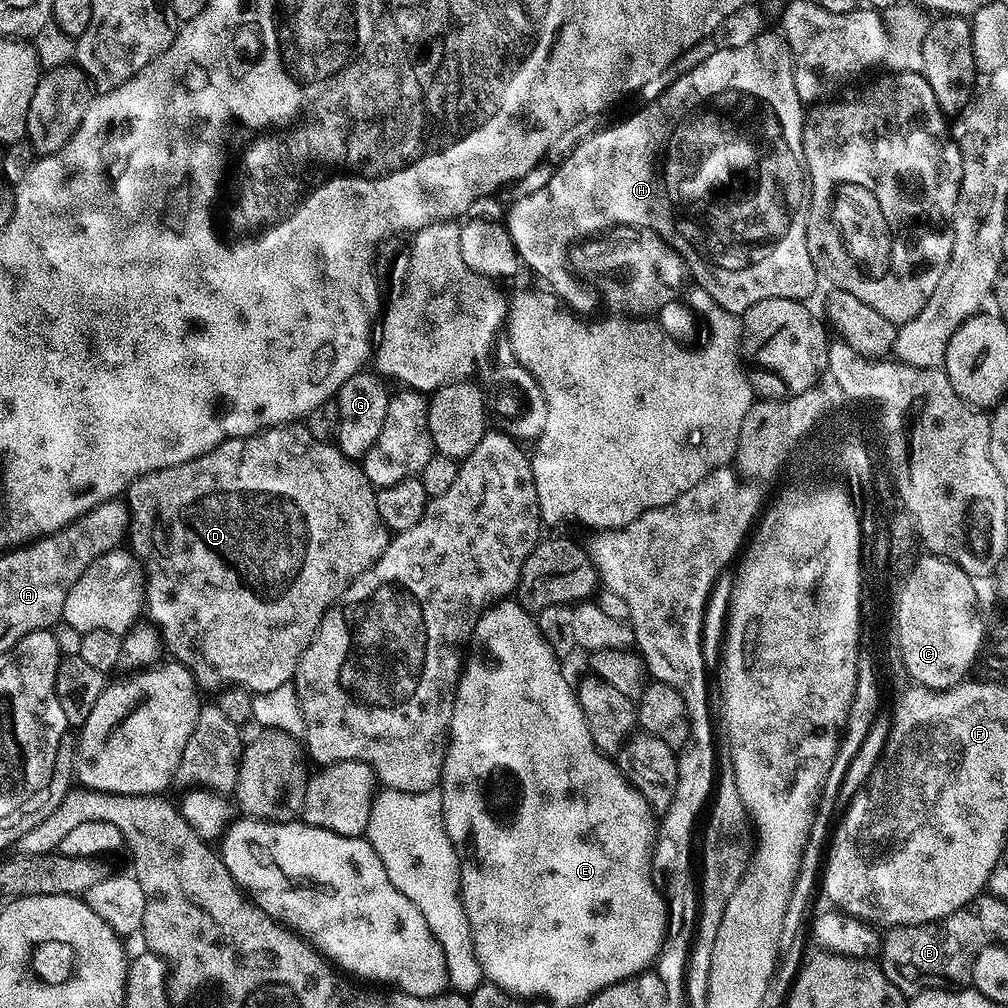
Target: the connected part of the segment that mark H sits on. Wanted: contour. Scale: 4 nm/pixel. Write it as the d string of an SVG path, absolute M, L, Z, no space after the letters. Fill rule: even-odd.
M761 34L751 40L746 46L737 48L717 47L716 52L706 58L701 65L694 67L684 77L678 78L665 90L660 97L640 106L633 116L628 116L618 124L596 133L594 136L586 136L581 139L575 150L563 161L557 163L553 170L553 177L542 190L537 190L525 196L516 196L513 204L506 208L506 227L512 244L516 248L521 265L529 268L543 287L559 303L564 303L565 309L573 313L592 312L598 308L598 296L590 290L587 283L576 280L574 273L568 269L568 256L564 251L575 240L583 241L585 238L604 234L607 228L615 224L625 224L628 230L647 230L664 240L684 260L687 275L696 279L696 284L701 293L712 303L717 304L723 312L742 314L750 306L754 306L763 300L770 298L790 298L801 302L807 301L808 295L816 288L818 273L816 263L808 253L806 242L806 226L808 225L808 198L810 185L808 182L808 167L804 165L804 126L806 123L806 105L798 98L798 90L794 90L794 74L792 73L792 51L788 49L788 43L783 35L768 36Z

